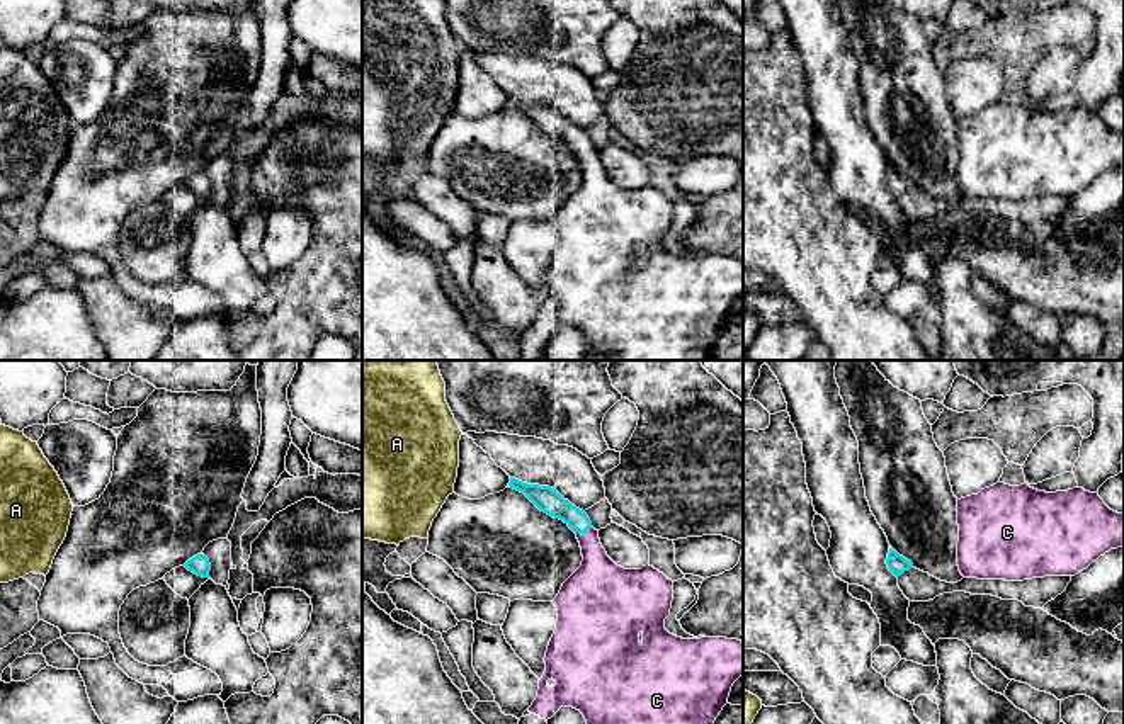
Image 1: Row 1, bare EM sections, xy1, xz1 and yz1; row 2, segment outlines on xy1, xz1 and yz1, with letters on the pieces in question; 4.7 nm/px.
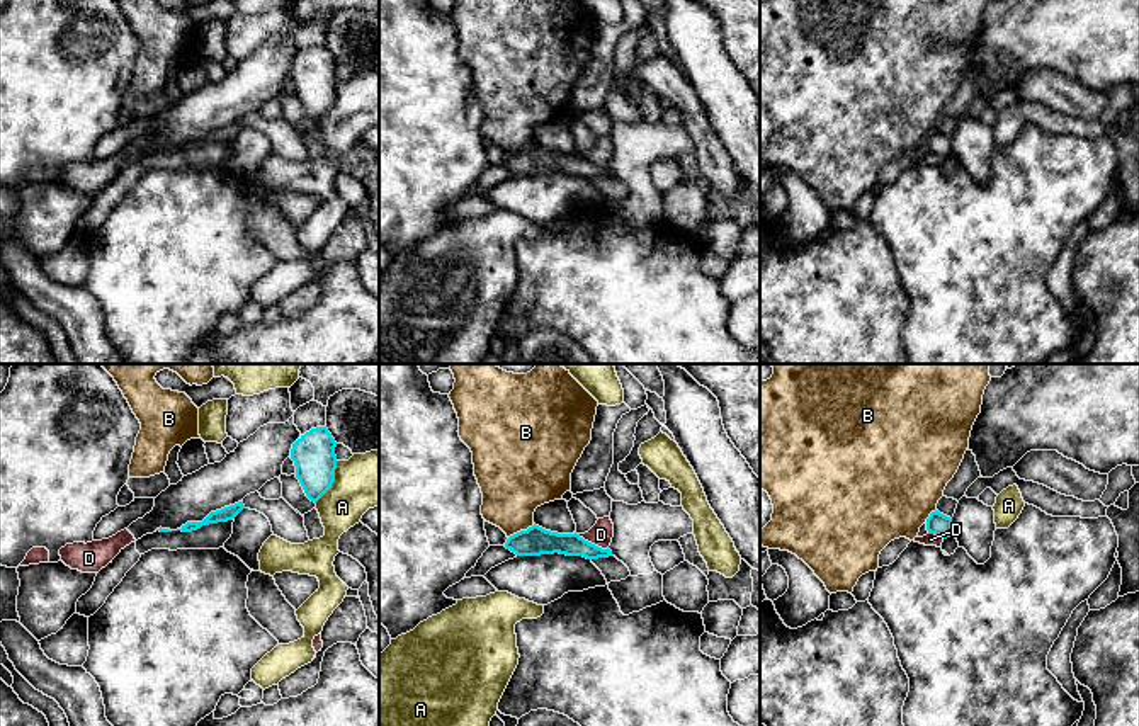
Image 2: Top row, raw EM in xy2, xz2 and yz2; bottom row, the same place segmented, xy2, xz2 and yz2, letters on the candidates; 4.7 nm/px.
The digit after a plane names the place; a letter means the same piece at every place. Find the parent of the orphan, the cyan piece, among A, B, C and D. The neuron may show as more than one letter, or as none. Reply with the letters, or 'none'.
C

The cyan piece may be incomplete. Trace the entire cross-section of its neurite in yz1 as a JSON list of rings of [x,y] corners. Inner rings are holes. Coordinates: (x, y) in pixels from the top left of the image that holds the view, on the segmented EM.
[[[889,549],[886,559],[888,569],[898,578],[910,568],[913,568],[911,561],[900,556],[894,549]]]

